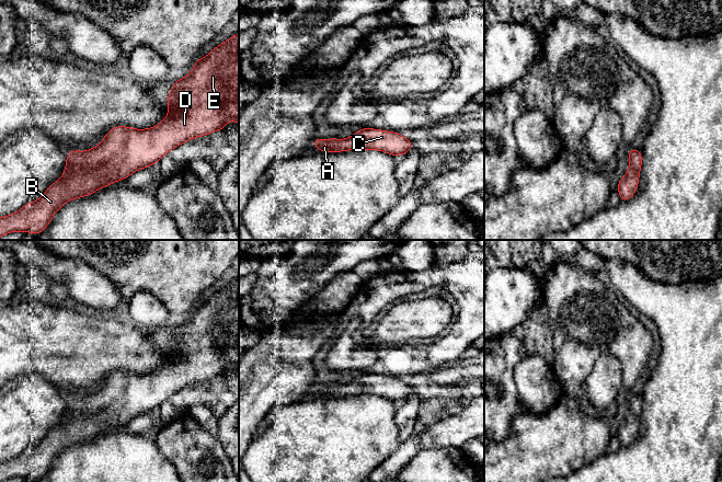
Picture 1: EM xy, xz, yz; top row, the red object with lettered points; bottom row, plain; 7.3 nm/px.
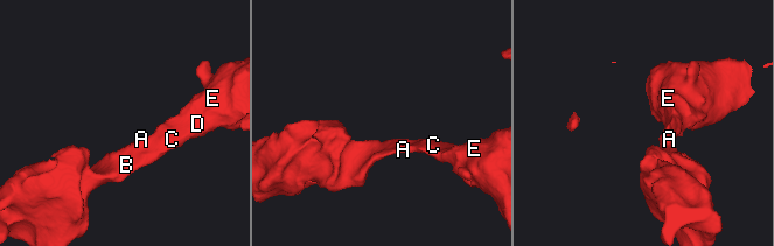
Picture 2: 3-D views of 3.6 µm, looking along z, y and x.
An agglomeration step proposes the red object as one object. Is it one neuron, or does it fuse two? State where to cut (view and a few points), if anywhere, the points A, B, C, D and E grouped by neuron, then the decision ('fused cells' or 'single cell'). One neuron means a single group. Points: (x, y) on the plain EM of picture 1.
cut none; groups A B C D E; single cell

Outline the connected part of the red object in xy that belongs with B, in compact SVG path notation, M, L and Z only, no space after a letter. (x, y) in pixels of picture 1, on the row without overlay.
M239 278L217 290L207 301L198 303L190 319L172 329L172 336L167 343L169 359L154 372L115 371L94 393L69 397L60 424L34 448L28 447L16 458L0 463L0 482L15 477L38 480L66 448L126 425L134 417L156 410L185 387L224 376L230 366L239 369Z

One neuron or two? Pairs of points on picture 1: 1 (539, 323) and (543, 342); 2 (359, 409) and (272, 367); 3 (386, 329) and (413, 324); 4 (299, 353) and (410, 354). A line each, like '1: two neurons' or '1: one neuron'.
1: one neuron
2: two neurons
3: one neuron
4: two neurons

